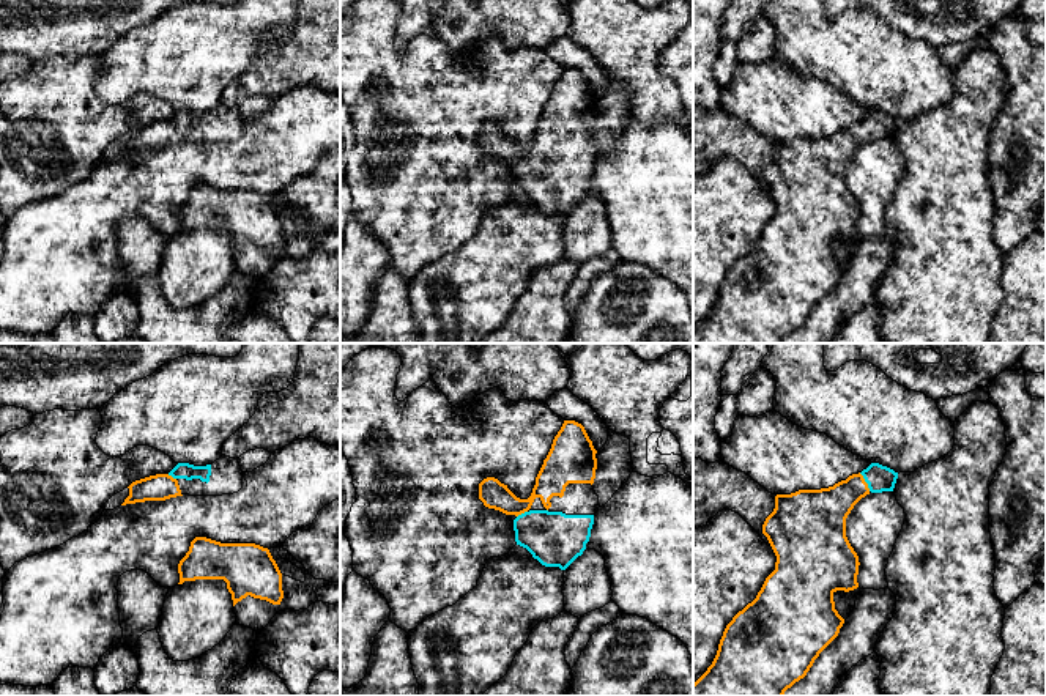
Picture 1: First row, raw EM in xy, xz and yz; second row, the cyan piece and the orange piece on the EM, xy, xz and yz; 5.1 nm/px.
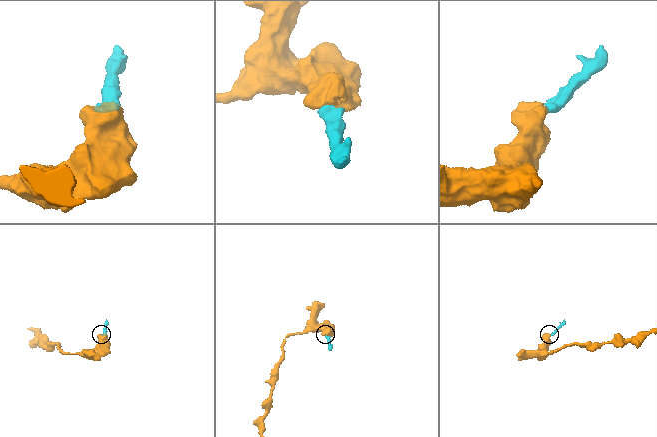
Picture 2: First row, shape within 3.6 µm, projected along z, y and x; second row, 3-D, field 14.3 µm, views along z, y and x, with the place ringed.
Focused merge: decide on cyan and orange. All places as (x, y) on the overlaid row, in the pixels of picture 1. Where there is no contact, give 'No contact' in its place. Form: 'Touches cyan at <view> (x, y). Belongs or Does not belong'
Touches cyan at yz (865, 481). Belongs

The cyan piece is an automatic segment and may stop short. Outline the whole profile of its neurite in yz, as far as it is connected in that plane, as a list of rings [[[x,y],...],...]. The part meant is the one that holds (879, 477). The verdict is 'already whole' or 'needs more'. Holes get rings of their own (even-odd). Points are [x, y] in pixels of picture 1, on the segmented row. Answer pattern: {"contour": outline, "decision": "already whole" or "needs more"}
{"contour": [[[871,463],[862,472],[833,487],[775,496],[775,509],[762,524],[762,534],[777,556],[775,570],[766,578],[756,598],[726,625],[712,665],[693,683],[693,696],[783,696],[788,688],[807,676],[814,660],[838,636],[844,624],[835,609],[833,594],[859,587],[860,562],[846,537],[846,518],[866,494],[893,491],[896,479],[898,472],[893,469]]], "decision": "needs more"}

